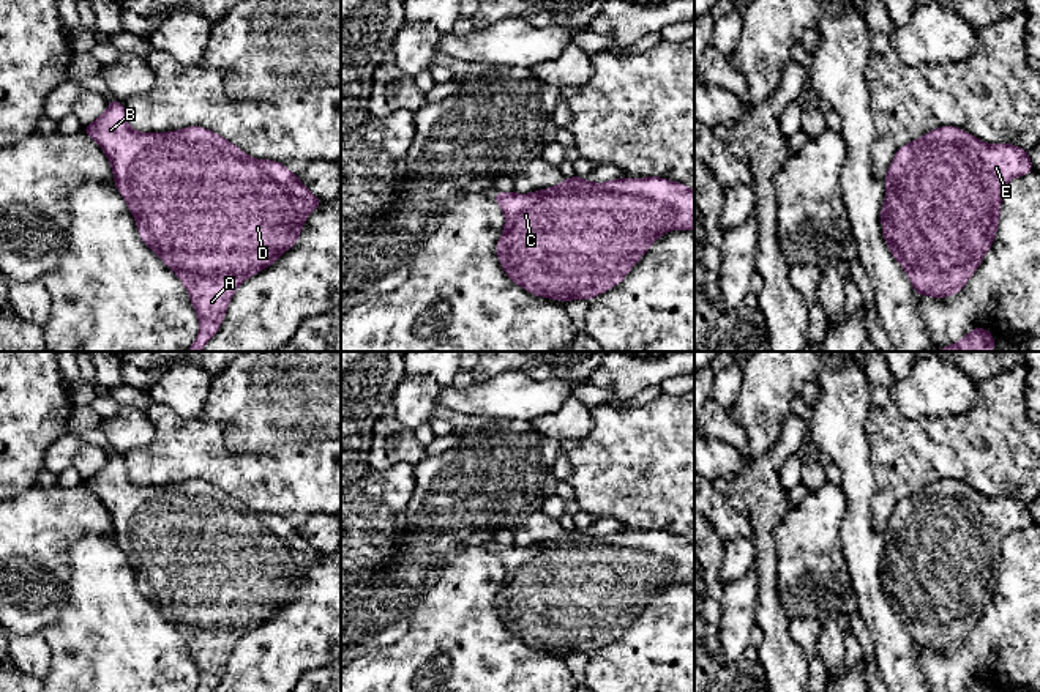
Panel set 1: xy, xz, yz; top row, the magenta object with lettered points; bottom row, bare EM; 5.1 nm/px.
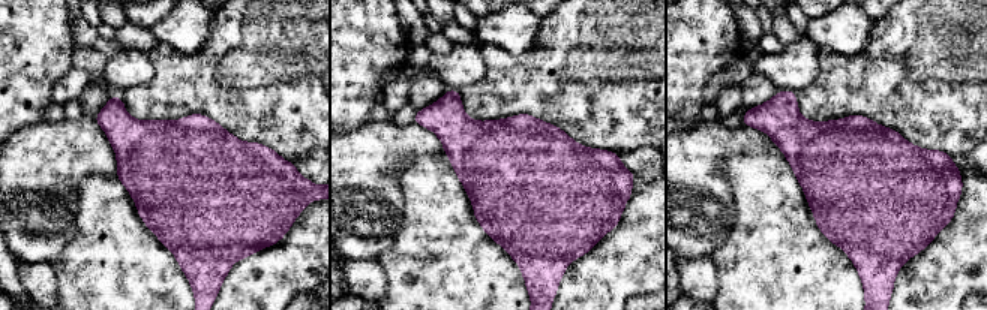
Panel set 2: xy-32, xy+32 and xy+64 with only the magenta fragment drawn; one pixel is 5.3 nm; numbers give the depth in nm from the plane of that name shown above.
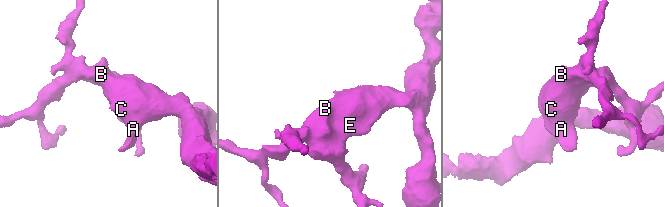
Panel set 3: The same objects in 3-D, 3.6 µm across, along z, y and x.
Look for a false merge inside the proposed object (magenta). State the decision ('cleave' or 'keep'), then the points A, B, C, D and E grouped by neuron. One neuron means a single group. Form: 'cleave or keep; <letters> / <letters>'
keep; A B C D E

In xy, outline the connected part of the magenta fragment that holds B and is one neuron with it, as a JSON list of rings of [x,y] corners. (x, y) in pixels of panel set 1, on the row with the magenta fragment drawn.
[[[110,99],[106,112],[80,131],[106,153],[140,240],[180,277],[193,301],[199,334],[186,352],[205,347],[221,328],[237,287],[294,247],[305,219],[322,205],[286,166],[254,159],[210,129],[134,131],[122,101]]]

